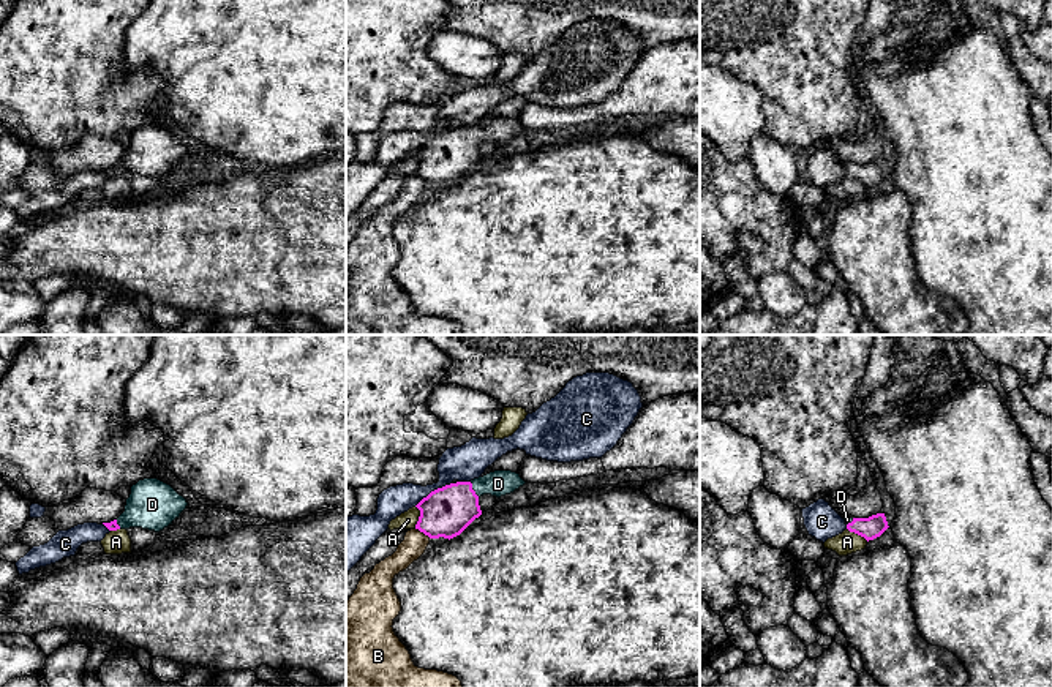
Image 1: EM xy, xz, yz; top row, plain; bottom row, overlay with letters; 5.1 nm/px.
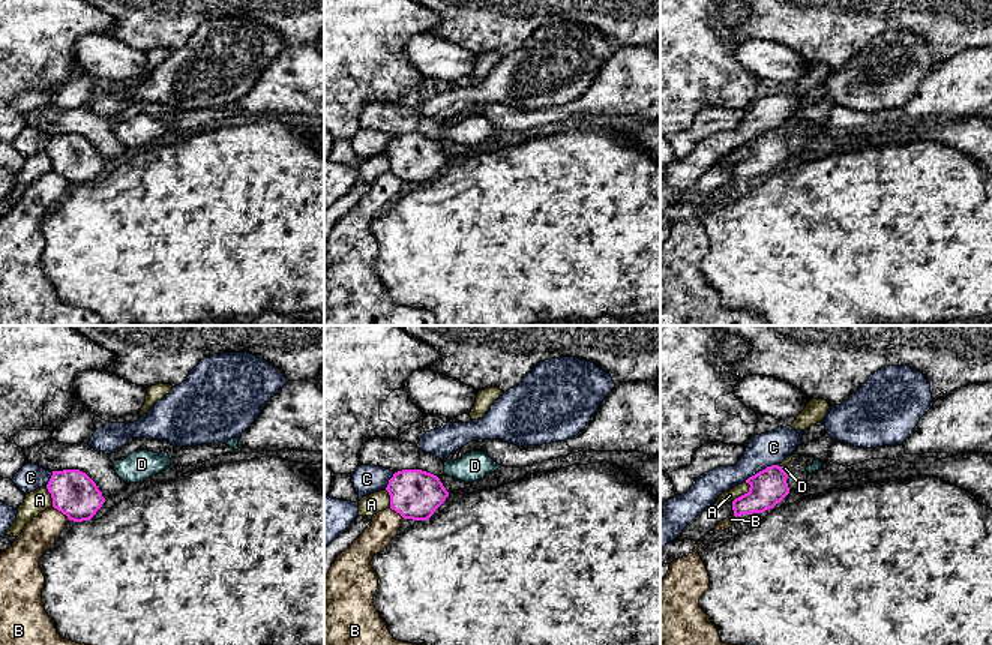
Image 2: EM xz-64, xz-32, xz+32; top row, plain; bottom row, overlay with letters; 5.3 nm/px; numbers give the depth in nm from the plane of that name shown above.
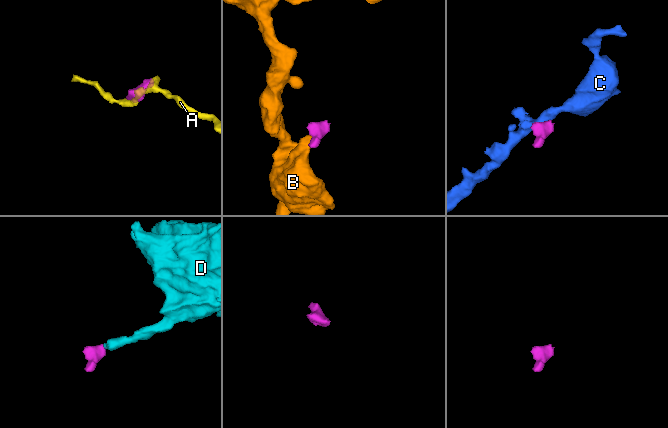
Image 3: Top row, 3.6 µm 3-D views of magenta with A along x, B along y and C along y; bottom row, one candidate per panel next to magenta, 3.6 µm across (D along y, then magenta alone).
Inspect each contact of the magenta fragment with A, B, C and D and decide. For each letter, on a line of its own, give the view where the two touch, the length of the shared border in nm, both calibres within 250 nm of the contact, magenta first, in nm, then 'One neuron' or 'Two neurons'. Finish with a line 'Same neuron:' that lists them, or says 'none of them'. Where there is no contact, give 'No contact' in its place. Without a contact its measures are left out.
A: Touches magenta in xz. Shared border 110 nm. Thickness 260 nm (magenta) against 90 nm. Two neurons
B: Touches magenta in xz. Shared border 90 nm. Thickness 260 nm (magenta) against 120 nm. Two neurons
C: Touches magenta in xz. Shared border 220 nm. Thickness 260 nm (magenta) against 180 nm. Two neurons
D: Touches magenta in xz. Shared border 90 nm. Thickness 260 nm (magenta) against 130 nm. One neuron
Same neuron: D

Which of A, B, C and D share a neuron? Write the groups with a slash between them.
A / B / C / D

